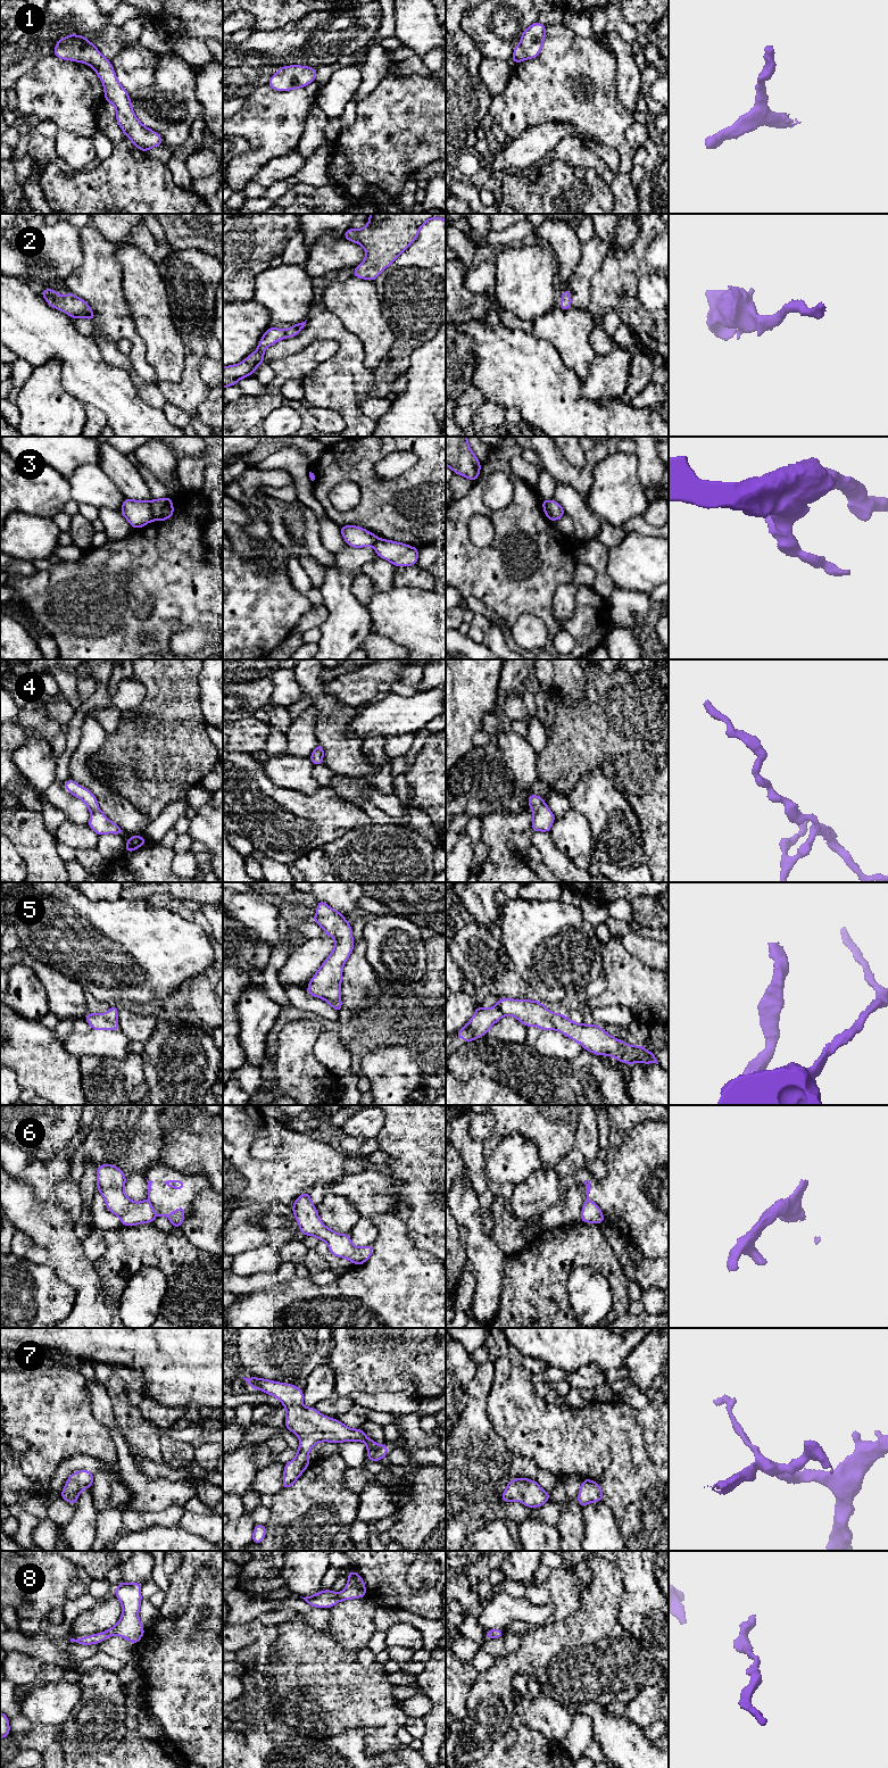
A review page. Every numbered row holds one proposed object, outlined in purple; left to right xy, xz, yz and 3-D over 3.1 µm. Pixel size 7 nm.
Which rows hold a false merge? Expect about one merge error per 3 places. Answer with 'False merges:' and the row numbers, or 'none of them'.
False merges: 3, 6

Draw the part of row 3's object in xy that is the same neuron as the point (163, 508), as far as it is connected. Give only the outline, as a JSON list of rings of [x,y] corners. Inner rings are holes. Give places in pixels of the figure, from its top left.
[[[171,497],[152,499],[150,501],[153,521],[165,521],[174,514],[174,507]]]

